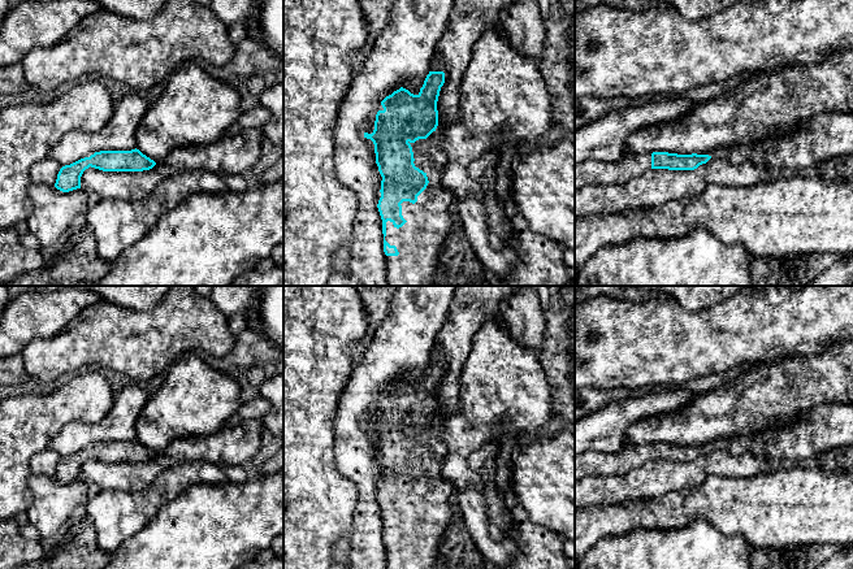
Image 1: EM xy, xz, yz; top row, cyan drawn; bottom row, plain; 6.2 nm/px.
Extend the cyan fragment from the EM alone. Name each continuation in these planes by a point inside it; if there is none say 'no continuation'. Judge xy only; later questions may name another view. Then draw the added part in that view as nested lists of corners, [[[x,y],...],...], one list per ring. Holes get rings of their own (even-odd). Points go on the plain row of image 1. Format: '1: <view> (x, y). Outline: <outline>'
no continuation

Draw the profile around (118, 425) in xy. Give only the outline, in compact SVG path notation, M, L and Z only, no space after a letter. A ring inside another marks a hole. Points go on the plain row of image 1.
M131 382L114 395L109 413L100 422L68 424L48 448L65 457L100 442L135 440L135 422L148 398L142 383Z

